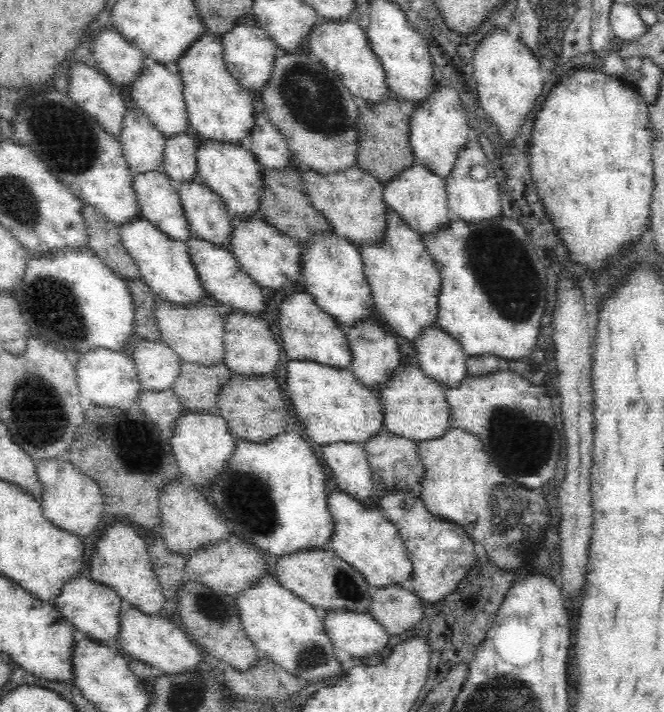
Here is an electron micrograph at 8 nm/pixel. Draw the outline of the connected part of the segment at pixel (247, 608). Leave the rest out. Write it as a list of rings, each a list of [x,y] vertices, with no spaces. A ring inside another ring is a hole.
[[[262,574],[249,587],[238,592],[235,609],[256,650],[299,680],[316,682],[341,674],[334,646],[323,629],[321,612],[282,586],[272,574]]]

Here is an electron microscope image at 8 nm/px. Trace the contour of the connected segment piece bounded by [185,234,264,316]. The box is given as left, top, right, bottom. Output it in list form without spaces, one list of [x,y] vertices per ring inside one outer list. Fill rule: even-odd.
[[[192,234],[185,243],[187,253],[190,255],[194,270],[198,275],[199,283],[206,294],[210,294],[217,304],[239,308],[239,310],[244,310],[255,316],[262,315],[262,304],[264,304],[262,292],[264,290],[239,268],[239,264],[228,248]]]

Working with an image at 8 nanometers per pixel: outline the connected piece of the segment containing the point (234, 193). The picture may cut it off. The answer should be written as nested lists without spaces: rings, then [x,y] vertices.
[[[206,140],[195,150],[196,179],[220,195],[225,209],[232,217],[246,218],[259,215],[259,196],[261,195],[260,167],[255,154],[246,144],[225,143]]]

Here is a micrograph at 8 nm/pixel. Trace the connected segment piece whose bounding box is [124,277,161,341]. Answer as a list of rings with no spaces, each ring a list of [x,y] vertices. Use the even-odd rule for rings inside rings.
[[[141,277],[124,279],[126,289],[132,296],[134,304],[134,334],[138,338],[160,341],[158,325],[154,315],[156,296]]]

